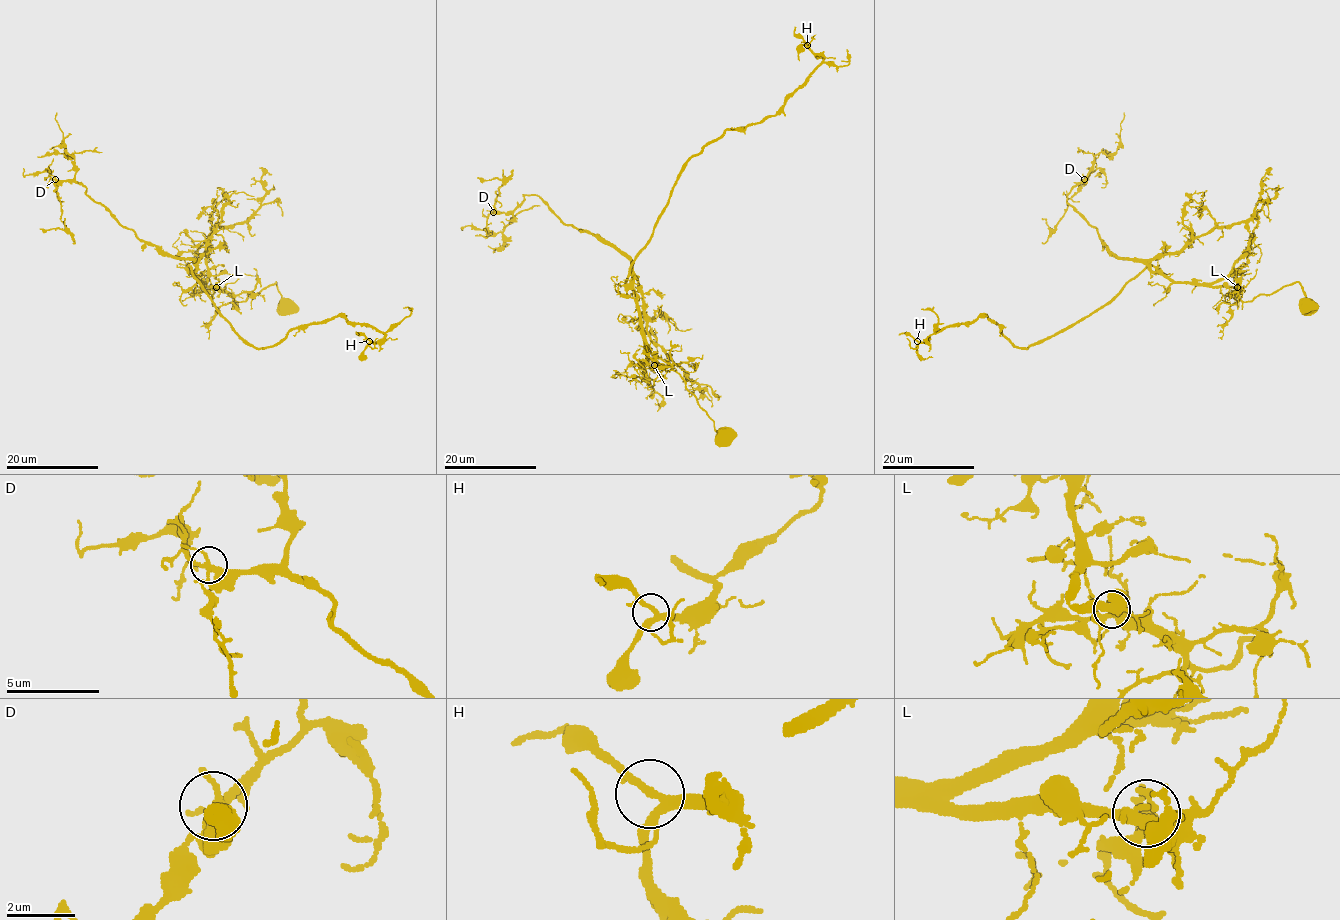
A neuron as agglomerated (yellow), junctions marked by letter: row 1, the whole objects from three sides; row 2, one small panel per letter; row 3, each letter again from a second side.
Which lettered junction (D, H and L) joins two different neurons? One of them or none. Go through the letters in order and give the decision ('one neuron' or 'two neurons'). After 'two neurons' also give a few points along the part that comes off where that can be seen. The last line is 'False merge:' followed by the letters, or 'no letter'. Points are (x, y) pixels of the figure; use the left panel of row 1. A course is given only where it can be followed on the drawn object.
D: two neurons; course (56, 179), (60, 219), (65, 228), (40, 228)
H: one neuron
L: one neuron
False merge: D

